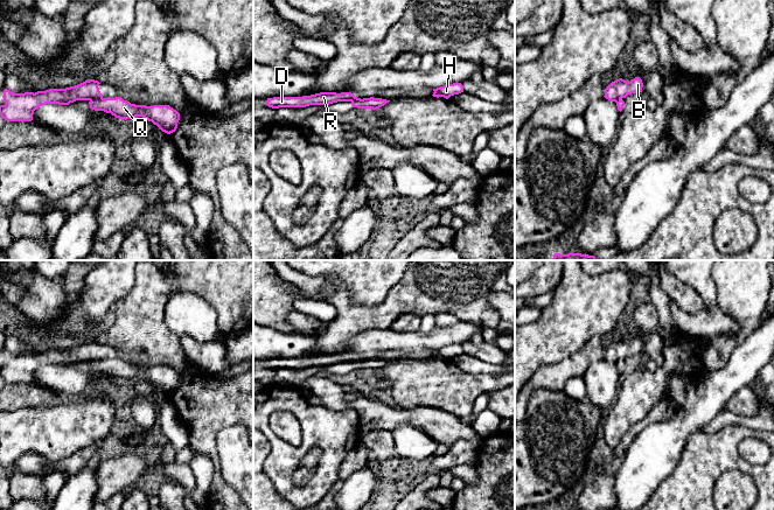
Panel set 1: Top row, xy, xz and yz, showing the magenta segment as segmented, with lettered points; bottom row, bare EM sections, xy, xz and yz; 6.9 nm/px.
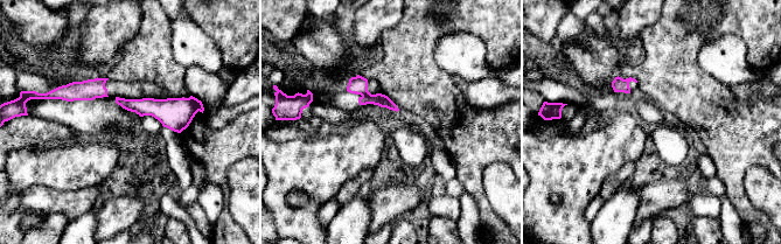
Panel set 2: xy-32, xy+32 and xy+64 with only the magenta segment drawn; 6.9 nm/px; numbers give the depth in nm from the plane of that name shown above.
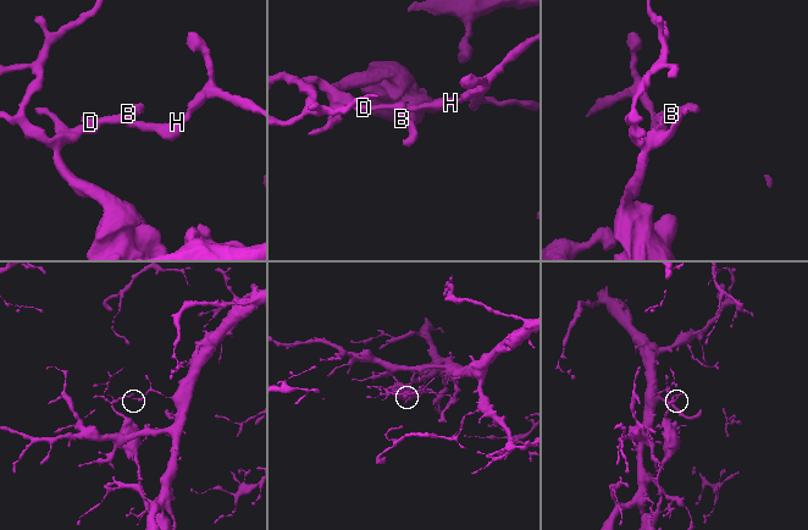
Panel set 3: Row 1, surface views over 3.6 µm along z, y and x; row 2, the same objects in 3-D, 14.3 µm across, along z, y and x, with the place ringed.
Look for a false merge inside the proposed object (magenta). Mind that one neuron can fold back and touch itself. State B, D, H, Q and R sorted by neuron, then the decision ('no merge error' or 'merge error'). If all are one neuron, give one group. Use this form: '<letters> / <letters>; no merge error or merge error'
B D R / H Q; merge error

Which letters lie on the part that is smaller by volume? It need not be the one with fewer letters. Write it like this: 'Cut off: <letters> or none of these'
Cut off: B, D, R

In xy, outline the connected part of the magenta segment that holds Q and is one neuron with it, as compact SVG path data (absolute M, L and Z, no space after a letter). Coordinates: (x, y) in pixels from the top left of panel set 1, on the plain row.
M121 358L95 361L89 365L91 371L104 372L123 382L142 378L167 396L176 392L180 382L180 375L169 366L135 366Z

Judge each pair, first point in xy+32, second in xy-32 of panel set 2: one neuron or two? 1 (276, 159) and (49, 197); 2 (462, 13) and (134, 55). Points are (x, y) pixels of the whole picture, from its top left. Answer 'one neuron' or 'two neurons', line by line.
1: two neurons
2: one neuron

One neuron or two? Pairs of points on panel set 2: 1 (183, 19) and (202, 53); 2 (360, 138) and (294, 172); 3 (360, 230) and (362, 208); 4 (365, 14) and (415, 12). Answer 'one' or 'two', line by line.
1: one
2: one
3: one
4: two

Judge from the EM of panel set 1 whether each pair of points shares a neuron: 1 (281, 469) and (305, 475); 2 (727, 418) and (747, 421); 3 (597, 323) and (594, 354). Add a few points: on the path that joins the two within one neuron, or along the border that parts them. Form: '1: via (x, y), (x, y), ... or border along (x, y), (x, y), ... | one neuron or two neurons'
1: border along (309, 451), (293, 475), (295, 486) | two neurons
2: via (732, 418), (743, 420) | one neuron
3: border along (600, 336), (590, 339), (574, 354) | two neurons

